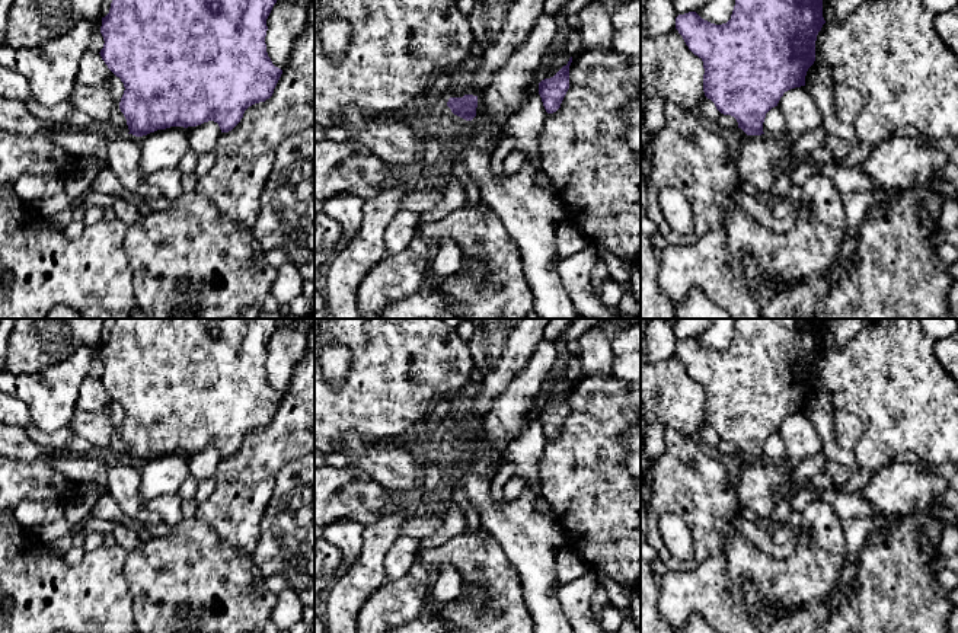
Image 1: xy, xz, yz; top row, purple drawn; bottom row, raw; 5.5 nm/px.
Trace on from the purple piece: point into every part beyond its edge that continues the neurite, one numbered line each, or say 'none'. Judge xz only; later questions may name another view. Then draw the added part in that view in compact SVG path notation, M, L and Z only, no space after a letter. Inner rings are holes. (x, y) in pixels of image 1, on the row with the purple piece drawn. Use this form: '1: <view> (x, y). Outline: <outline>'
none

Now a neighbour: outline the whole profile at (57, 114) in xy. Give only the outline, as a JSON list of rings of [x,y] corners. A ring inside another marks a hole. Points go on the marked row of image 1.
[[[32,96],[23,102],[29,114],[33,116],[50,121],[58,127],[66,127],[67,118],[70,114],[76,109],[74,103],[71,100],[64,100],[61,103],[57,103],[54,106],[42,106],[38,103]]]

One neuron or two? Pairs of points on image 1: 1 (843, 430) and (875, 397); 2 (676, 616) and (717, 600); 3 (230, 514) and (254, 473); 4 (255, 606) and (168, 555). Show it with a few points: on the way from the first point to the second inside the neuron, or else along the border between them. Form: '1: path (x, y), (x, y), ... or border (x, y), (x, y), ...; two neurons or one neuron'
1: border (834, 411), (853, 413), (862, 425), (852, 450); two neurons
2: path (686, 606), (692, 600), (706, 600); one neuron
3: path (230, 504), (245, 483); one neuron
4: path (233, 604), (217, 592), (206, 592), (189, 576); one neuron

